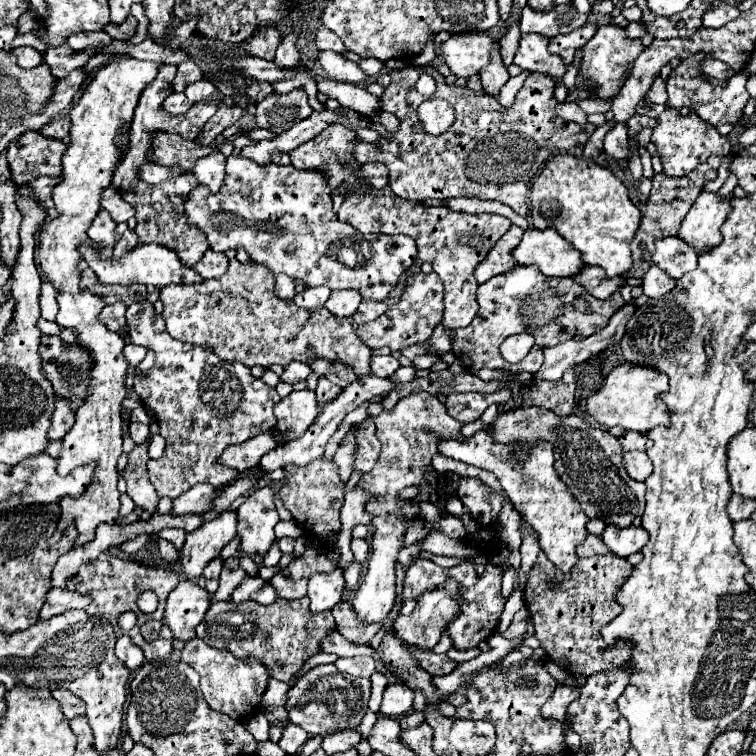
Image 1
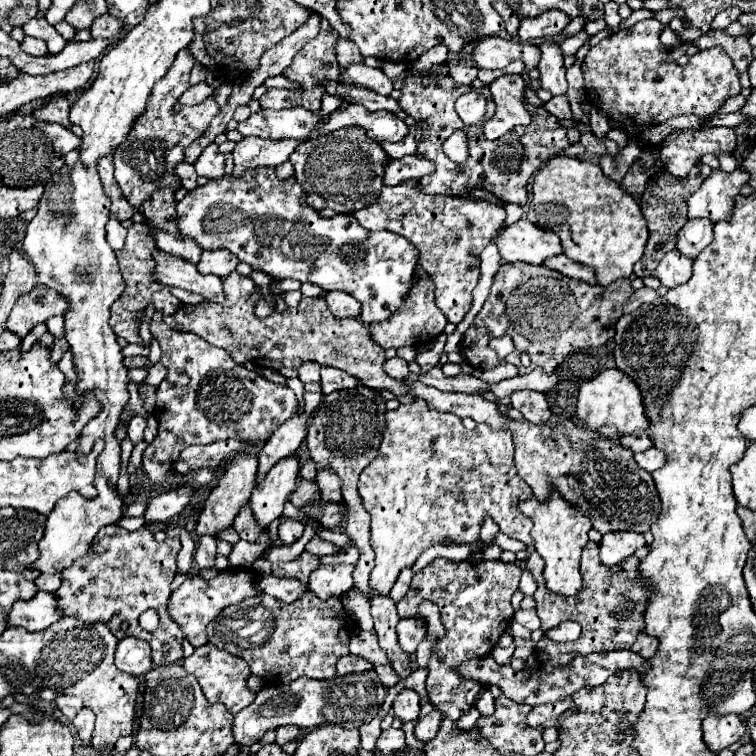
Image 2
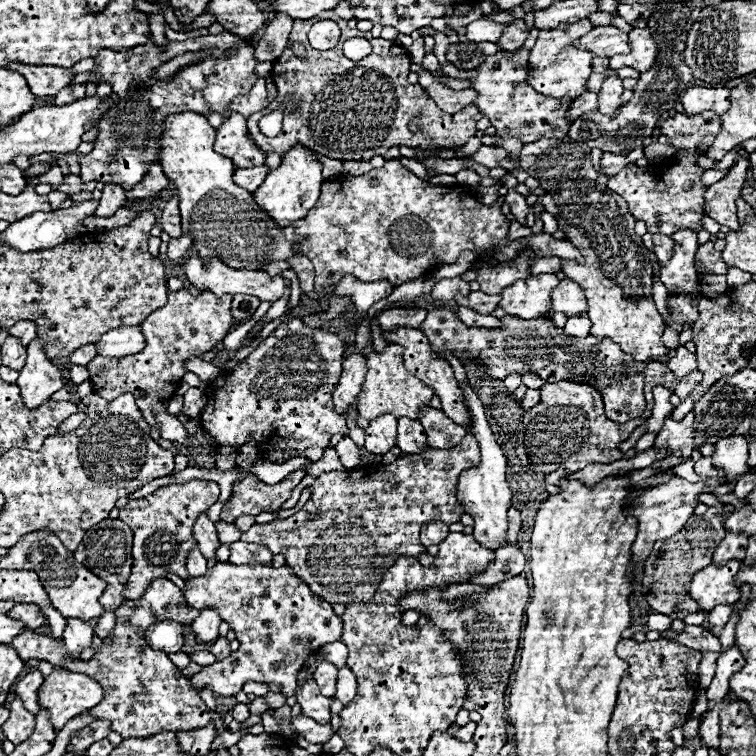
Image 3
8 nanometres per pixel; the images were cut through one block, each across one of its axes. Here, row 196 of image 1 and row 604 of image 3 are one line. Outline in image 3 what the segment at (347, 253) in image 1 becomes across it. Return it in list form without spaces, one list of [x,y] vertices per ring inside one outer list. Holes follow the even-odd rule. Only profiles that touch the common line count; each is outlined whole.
[[[218,562],[204,576],[188,576],[184,580],[184,598],[188,606],[198,610],[218,608],[222,620],[230,624],[240,642],[240,648],[228,658],[190,678],[196,688],[210,688],[220,696],[236,696],[250,680],[268,684],[272,692],[292,696],[298,686],[298,672],[308,656],[324,644],[336,642],[342,634],[342,622],[332,612],[332,604],[312,594],[288,566],[234,566]]]

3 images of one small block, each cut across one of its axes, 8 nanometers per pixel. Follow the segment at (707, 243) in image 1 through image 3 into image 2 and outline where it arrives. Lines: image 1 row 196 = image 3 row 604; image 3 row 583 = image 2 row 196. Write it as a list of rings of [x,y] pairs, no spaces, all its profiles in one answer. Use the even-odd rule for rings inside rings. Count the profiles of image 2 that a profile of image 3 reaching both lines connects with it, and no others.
[[[740,166],[734,172],[712,170],[700,190],[688,198],[688,218],[710,218],[712,222],[730,218],[734,198],[748,180],[750,174]]]

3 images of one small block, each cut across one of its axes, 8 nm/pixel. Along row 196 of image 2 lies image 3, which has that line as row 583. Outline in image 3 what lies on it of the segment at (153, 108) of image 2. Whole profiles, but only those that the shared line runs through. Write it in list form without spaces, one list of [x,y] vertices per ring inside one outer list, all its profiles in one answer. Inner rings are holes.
[[[190,480],[184,484],[168,484],[158,488],[154,494],[138,500],[128,500],[124,508],[120,508],[120,520],[126,522],[134,532],[132,546],[132,574],[126,582],[126,600],[136,600],[144,594],[148,584],[168,572],[186,578],[186,556],[188,550],[196,544],[192,536],[192,526],[196,518],[206,512],[220,496],[218,484],[210,480]]]

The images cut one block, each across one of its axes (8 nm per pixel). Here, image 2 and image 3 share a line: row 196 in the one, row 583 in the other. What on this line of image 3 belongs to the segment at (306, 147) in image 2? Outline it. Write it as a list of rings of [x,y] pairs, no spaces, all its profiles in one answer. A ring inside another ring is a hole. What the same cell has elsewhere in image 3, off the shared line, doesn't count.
[[[466,434],[466,436],[462,438],[462,442],[458,442],[458,444],[456,444],[454,448],[450,448],[450,450],[434,450],[434,448],[430,448],[430,450],[424,452],[424,454],[414,454],[414,456],[410,456],[410,458],[398,458],[398,460],[394,460],[392,464],[372,464],[372,466],[366,470],[366,474],[364,474],[362,478],[358,478],[358,480],[350,480],[348,474],[346,474],[346,472],[340,472],[340,470],[336,470],[336,472],[324,472],[324,474],[320,474],[320,476],[314,480],[314,484],[310,486],[310,500],[308,500],[294,516],[290,516],[290,518],[286,518],[286,520],[272,520],[272,522],[268,522],[268,524],[252,524],[252,528],[242,534],[242,540],[256,540],[258,544],[268,546],[268,550],[270,550],[272,554],[282,552],[282,554],[286,556],[286,564],[292,568],[292,572],[294,572],[302,582],[306,582],[306,584],[312,588],[312,592],[316,592],[318,596],[324,596],[324,600],[328,600],[330,604],[334,604],[334,602],[350,604],[350,602],[356,602],[356,600],[368,600],[368,598],[376,592],[376,588],[378,588],[380,574],[386,572],[386,570],[394,564],[394,560],[396,560],[400,554],[404,554],[404,556],[414,556],[414,558],[422,554],[422,544],[420,544],[420,540],[418,540],[418,532],[422,530],[422,526],[424,526],[426,522],[430,522],[430,520],[440,520],[440,522],[444,522],[444,524],[456,524],[456,522],[460,522],[460,516],[464,514],[464,508],[460,506],[460,502],[458,502],[458,498],[456,498],[458,478],[460,478],[460,474],[462,474],[464,470],[468,470],[470,466],[476,466],[476,464],[480,464],[480,448],[478,448],[476,438],[472,438],[472,434]],[[310,514],[320,514],[320,518],[308,520]],[[316,532],[320,532],[320,534],[316,534]]]

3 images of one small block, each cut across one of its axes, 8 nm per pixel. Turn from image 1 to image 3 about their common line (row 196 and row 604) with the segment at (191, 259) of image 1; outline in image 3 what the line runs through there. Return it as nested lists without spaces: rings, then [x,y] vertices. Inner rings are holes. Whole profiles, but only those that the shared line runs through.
[[[160,578],[146,588],[144,596],[126,600],[116,610],[118,622],[114,630],[102,640],[102,648],[98,648],[94,658],[88,662],[72,658],[68,660],[62,638],[36,634],[32,630],[28,630],[24,636],[18,636],[18,640],[12,640],[12,646],[22,660],[46,660],[52,666],[64,666],[68,670],[84,672],[94,678],[102,686],[104,698],[96,708],[90,710],[90,714],[94,718],[108,720],[110,730],[118,732],[122,738],[150,738],[158,732],[190,732],[212,722],[216,726],[216,734],[222,734],[224,730],[228,732],[228,726],[224,726],[224,720],[216,710],[210,710],[202,702],[200,690],[190,684],[190,680],[176,668],[176,664],[168,656],[164,656],[164,652],[154,652],[144,642],[144,632],[150,624],[164,620],[192,624],[196,616],[198,610],[188,608],[182,590],[174,582]]]

